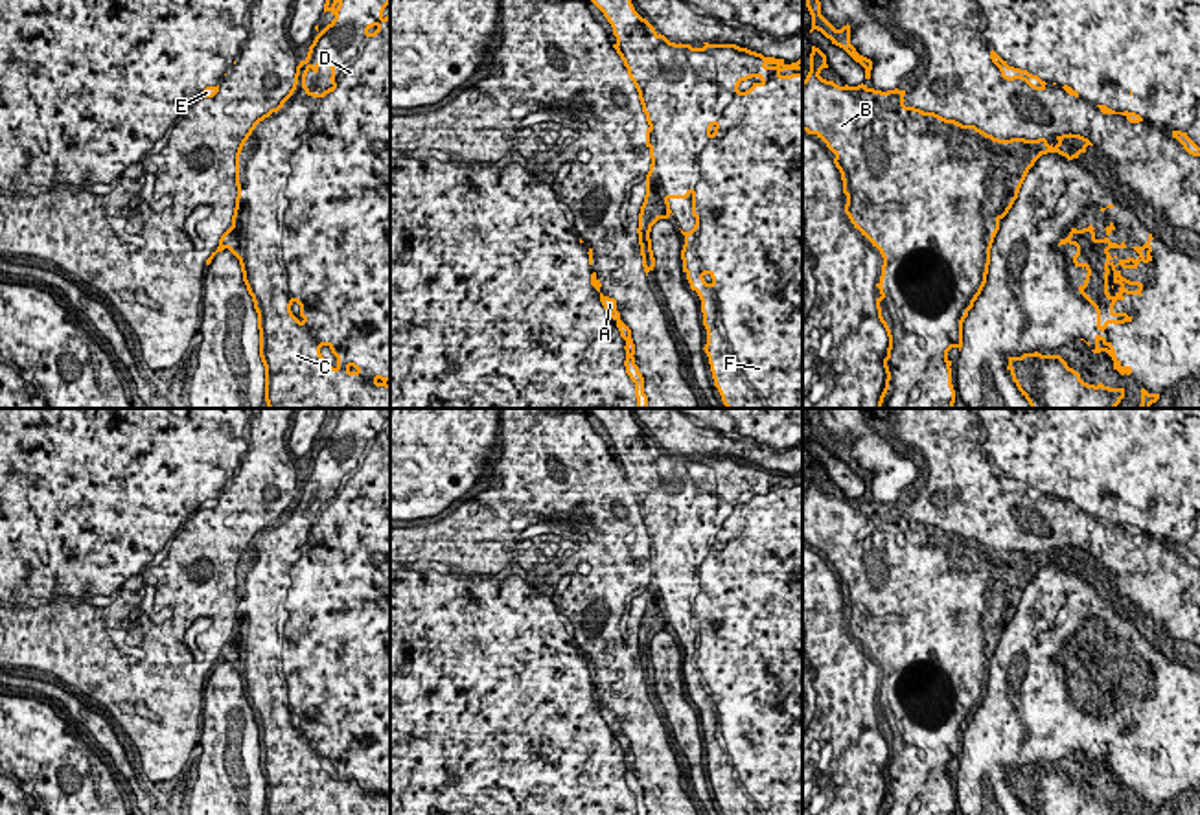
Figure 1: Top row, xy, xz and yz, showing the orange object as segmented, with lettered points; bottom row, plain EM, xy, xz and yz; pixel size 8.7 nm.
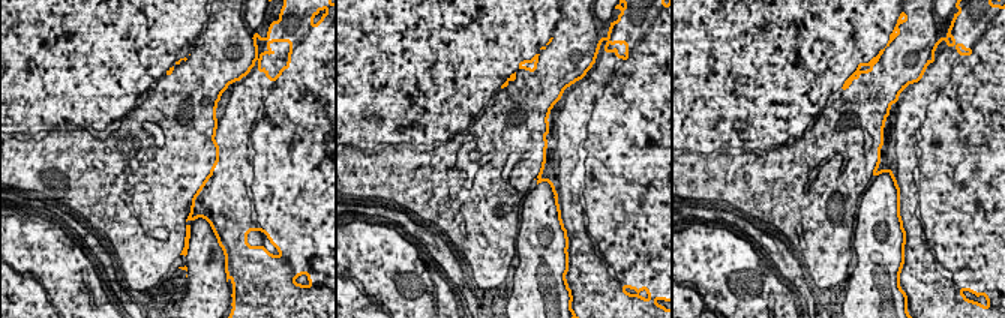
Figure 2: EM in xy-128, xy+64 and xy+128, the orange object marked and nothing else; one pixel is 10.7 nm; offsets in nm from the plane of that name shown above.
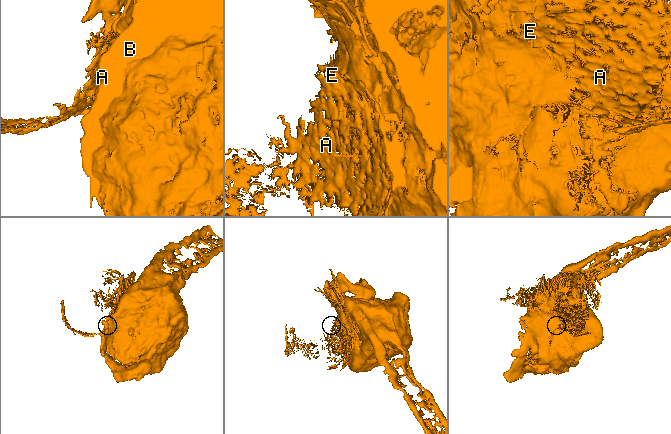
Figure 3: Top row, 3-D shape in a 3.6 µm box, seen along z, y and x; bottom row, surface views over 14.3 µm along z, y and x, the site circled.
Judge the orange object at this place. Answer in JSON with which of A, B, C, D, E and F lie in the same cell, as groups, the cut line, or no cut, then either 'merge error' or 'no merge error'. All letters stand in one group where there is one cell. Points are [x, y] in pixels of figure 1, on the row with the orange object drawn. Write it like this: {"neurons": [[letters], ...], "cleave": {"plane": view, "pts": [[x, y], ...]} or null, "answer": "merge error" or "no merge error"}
{"neurons": [["A", "E"], ["B", "C", "D", "F"]], "cleave": {"plane": "xy", "pts": [[275, 109], [300, 144], [267, 190], [247, 166], [240, 260]]}, "answer": "merge error"}

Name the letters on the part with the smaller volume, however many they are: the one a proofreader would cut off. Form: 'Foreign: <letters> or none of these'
Foreign: A, E

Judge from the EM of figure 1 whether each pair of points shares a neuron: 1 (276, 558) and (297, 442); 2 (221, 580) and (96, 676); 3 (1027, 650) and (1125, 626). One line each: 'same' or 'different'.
1: different
2: same
3: different

